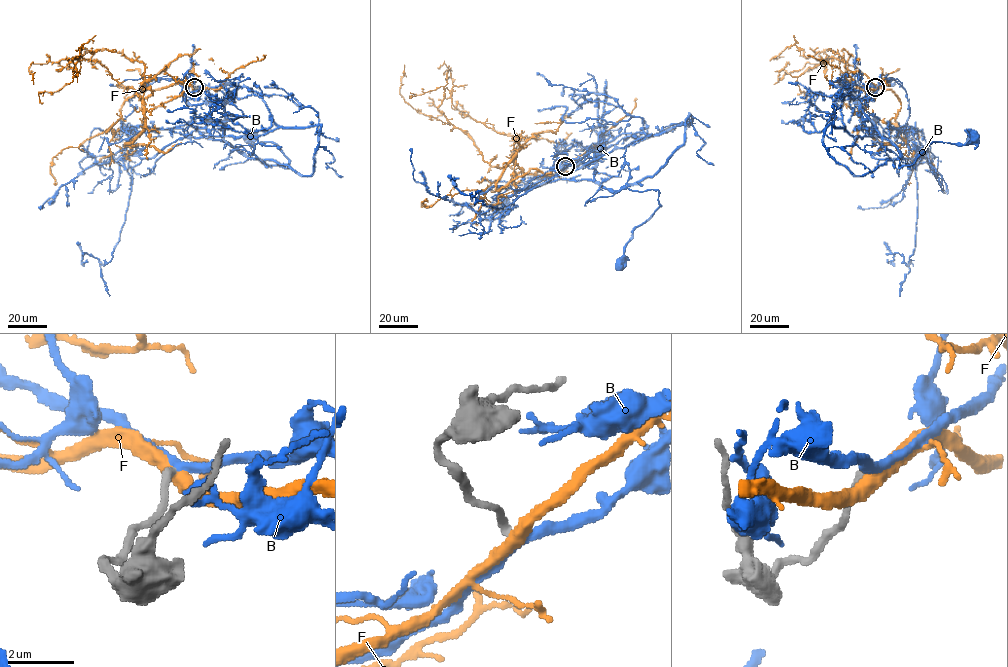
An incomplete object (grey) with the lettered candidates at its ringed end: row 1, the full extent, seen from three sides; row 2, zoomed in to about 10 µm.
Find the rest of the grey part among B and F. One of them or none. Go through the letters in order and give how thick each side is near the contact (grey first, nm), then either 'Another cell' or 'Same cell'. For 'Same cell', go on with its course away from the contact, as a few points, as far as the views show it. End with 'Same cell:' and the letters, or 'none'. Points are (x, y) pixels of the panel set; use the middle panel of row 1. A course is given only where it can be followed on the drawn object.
B: Thickness 240 nm (grey) against 280 nm. Same cell. Its course: (565, 166), (593, 150), (594, 178), (603, 187), (657, 190), (659, 207), (633, 230), (618, 263)
F: Thickness 240 nm (grey) against 400 nm. Another cell
Same cell: B

